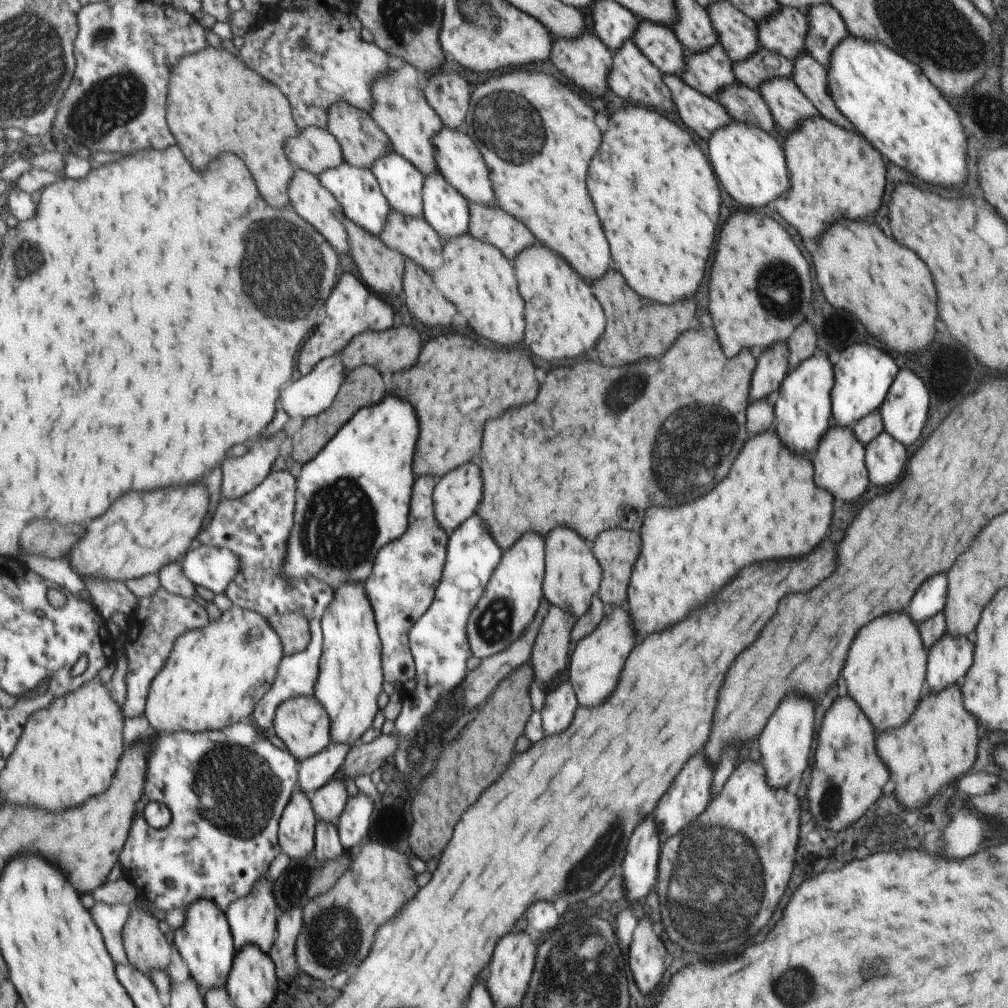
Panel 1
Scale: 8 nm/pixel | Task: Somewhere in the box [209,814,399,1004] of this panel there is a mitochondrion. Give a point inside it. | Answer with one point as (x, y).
(340, 934)

